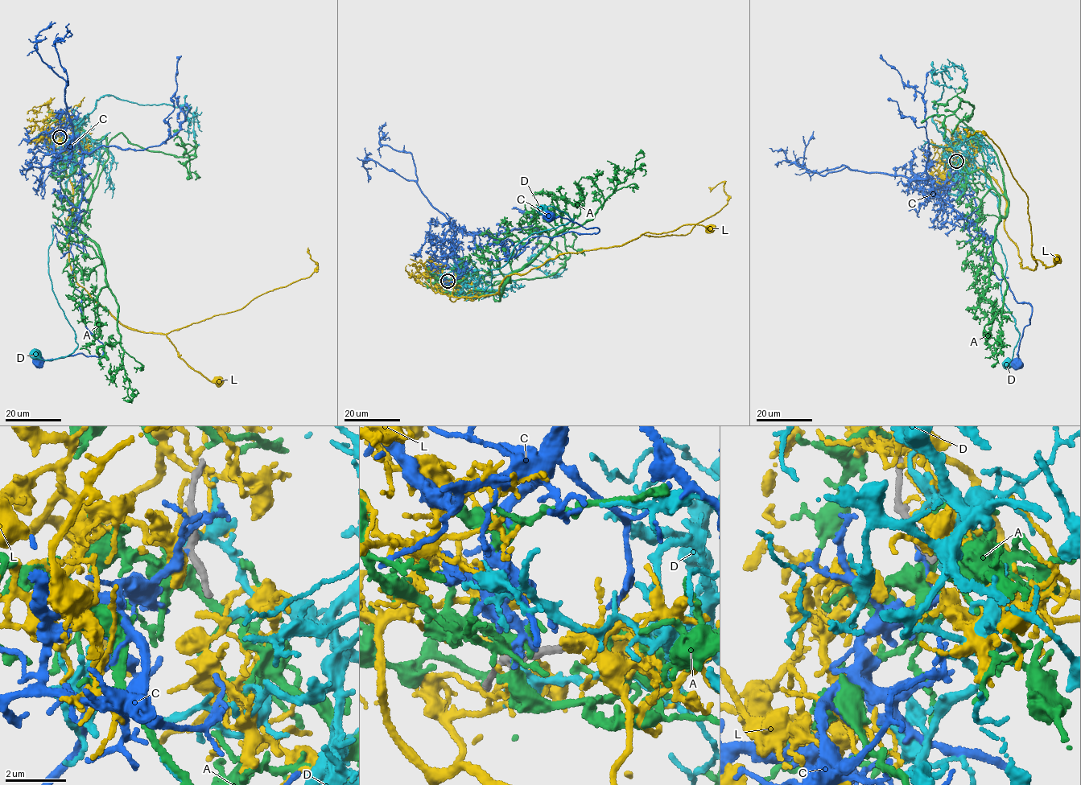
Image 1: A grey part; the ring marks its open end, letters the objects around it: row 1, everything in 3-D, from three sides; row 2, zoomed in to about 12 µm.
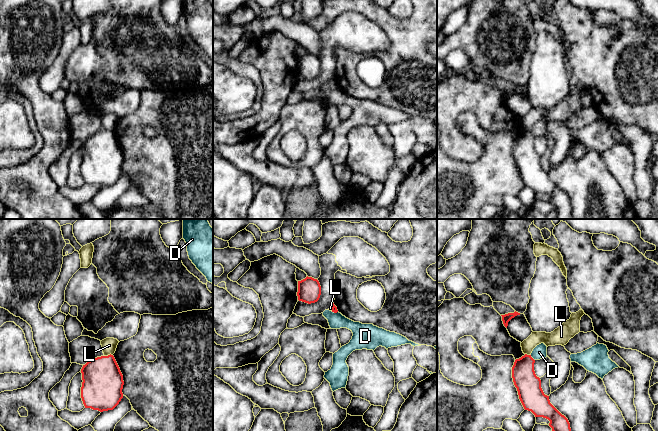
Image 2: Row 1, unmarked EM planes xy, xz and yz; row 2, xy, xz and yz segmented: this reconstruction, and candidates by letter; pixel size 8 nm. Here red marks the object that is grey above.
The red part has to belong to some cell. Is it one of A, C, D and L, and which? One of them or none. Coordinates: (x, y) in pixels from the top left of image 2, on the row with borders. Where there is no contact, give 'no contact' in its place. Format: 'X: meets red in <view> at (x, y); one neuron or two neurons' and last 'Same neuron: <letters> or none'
A: no contact; two neurons
C: no contact; two neurons
D: meets red in yz at (532, 358); two neurons
L: meets red in xy at (108, 355); two neurons
Same neuron: none

